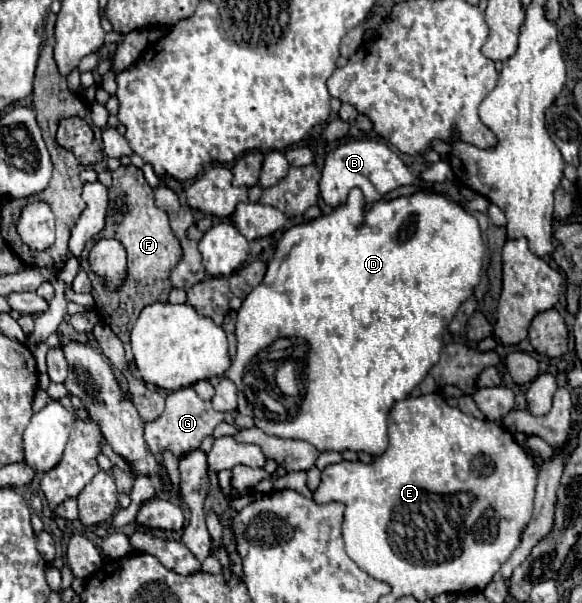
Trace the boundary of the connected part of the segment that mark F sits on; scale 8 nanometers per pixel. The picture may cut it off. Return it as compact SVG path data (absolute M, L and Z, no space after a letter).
M134 165L128 167L118 167L116 171L104 171L98 175L100 183L104 183L110 191L110 205L108 205L108 213L106 213L106 225L100 231L100 235L96 235L96 239L118 239L122 245L126 245L128 251L128 279L124 281L124 285L118 291L108 291L104 287L104 281L98 277L92 277L90 273L90 281L92 281L92 297L94 297L94 309L98 315L108 315L106 323L110 325L110 329L118 335L118 339L122 343L130 341L130 329L136 321L136 317L140 315L140 311L150 305L150 303L166 303L168 301L168 293L170 293L170 271L172 267L176 267L176 263L180 261L182 249L180 249L180 241L174 237L170 223L168 223L168 215L158 209L154 205L154 189L144 181L144 175L140 169L136 169Z

